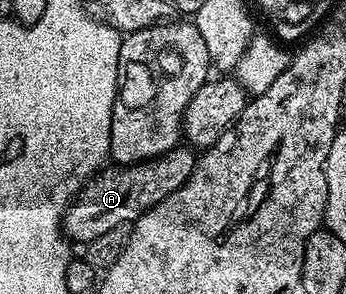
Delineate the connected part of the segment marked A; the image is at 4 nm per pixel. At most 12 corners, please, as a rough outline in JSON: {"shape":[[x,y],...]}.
{"shape":[[180,144],[100,169],[67,205],[62,233],[86,244],[134,223],[193,176]]}

